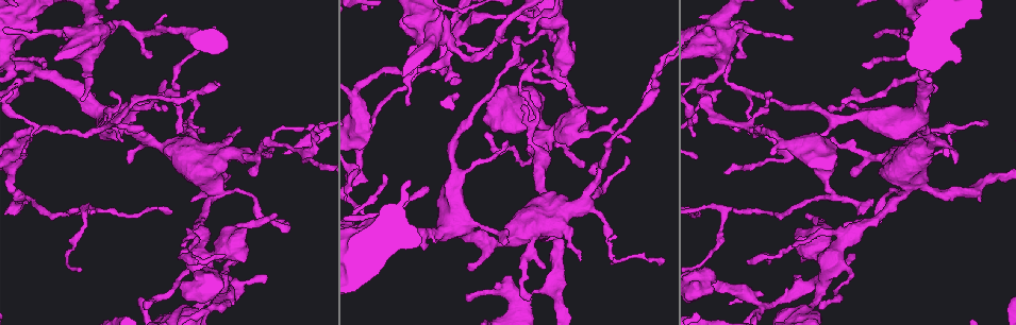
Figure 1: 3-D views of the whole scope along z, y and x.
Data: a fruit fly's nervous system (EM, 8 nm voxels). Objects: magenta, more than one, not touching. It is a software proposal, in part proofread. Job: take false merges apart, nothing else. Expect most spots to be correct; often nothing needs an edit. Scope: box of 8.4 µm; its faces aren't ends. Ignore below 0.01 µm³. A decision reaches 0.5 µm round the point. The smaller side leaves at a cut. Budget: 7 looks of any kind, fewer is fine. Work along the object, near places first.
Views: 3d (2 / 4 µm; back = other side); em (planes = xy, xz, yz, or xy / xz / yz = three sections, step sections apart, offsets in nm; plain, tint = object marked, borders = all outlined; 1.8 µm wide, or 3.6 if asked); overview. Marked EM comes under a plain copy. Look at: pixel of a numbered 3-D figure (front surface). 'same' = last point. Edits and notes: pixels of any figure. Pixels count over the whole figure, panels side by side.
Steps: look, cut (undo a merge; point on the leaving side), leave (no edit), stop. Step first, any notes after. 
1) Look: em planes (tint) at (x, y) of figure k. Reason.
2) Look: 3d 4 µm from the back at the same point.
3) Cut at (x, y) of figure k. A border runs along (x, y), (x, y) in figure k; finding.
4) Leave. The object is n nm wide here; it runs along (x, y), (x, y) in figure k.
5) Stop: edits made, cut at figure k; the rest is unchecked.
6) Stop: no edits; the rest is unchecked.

Look: 3d 4 µm at (733, 32) of figure 1. Sudden change in width.

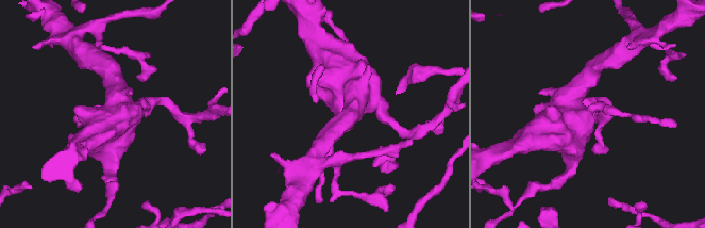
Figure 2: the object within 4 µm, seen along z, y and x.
Look: em 3.6 µm yz step 8 (tint) at (586, 113) of figure 2. Need the tissue.

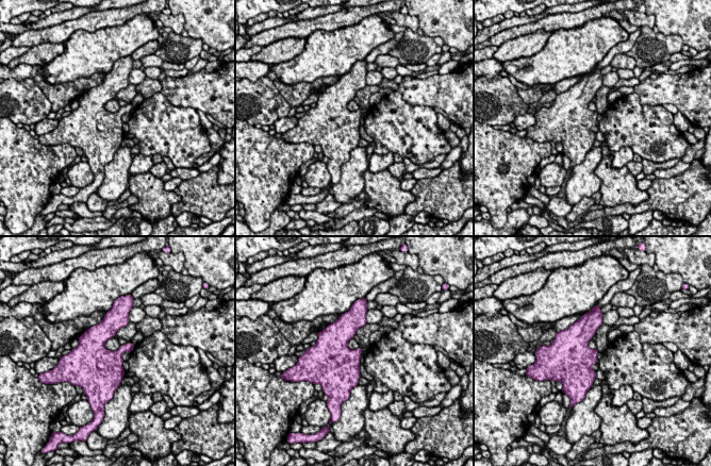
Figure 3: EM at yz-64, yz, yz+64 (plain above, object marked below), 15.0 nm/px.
Look: em 3.6 µm planes (tint) at the same point.

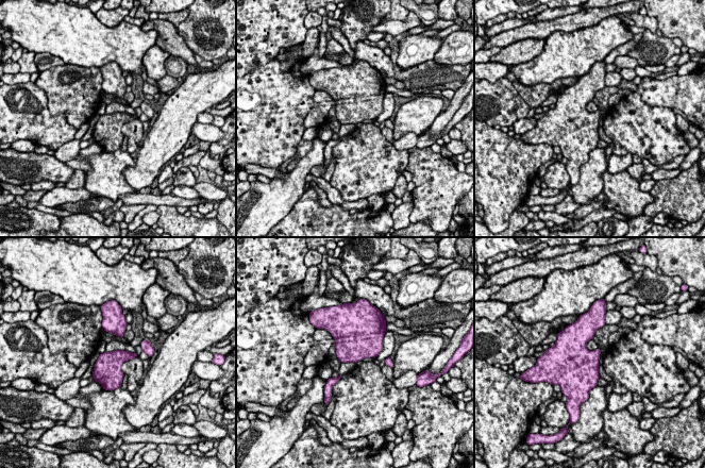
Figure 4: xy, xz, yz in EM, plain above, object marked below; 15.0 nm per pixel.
Leave. All the same neuron.

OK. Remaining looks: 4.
Look: 3d 4 µm at (199, 254) of figure 1. Calibre changes.

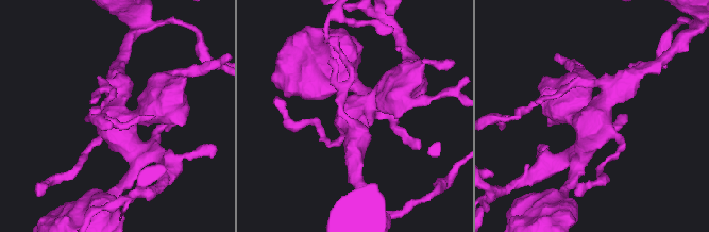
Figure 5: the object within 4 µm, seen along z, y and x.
Look: em 3.6 µm planes (tint) at (116, 116) of figure 5. Now the EM.

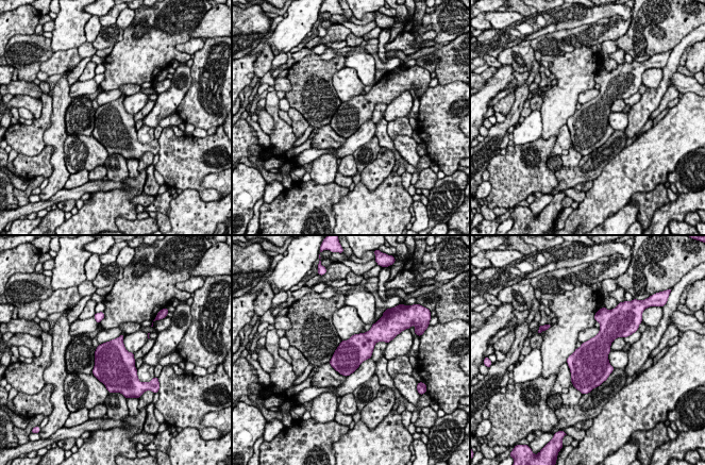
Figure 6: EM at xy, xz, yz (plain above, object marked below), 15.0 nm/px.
Leave. The object is 440 nm wide here; all the same neuron.

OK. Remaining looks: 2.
Look: em yz step 8 (tint) at (304, 150) of figure 1. A fork.

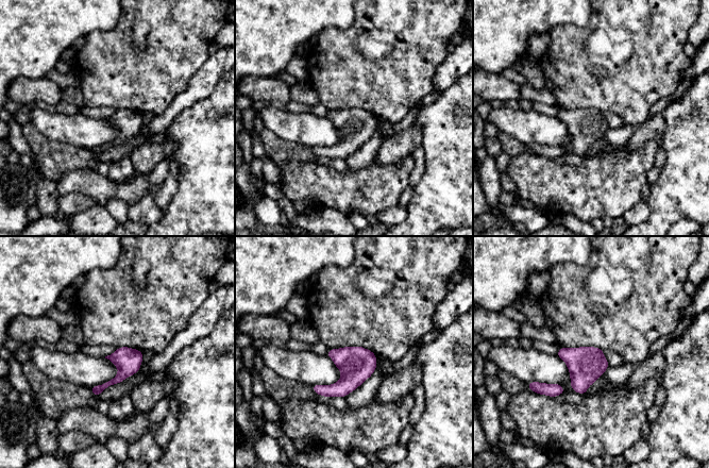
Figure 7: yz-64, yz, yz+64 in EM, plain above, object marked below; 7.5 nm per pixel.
Look: em xy step 4 (tint) at the same point.

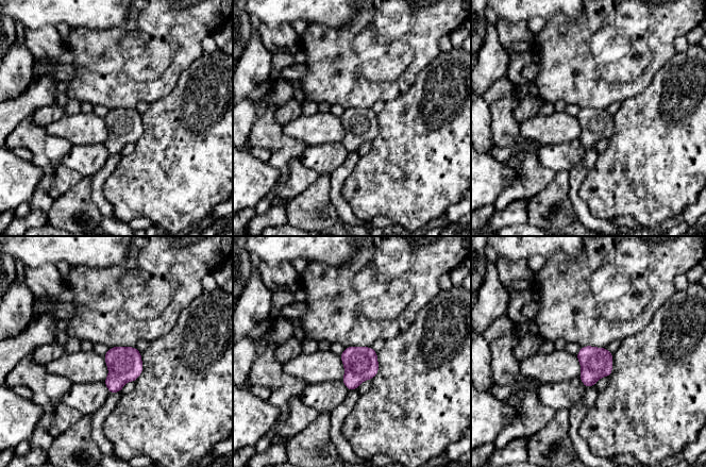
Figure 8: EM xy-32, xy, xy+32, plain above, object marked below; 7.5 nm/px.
Leave. All the same neuron.

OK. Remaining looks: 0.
Stop: no edits; the rest is unchecked.

